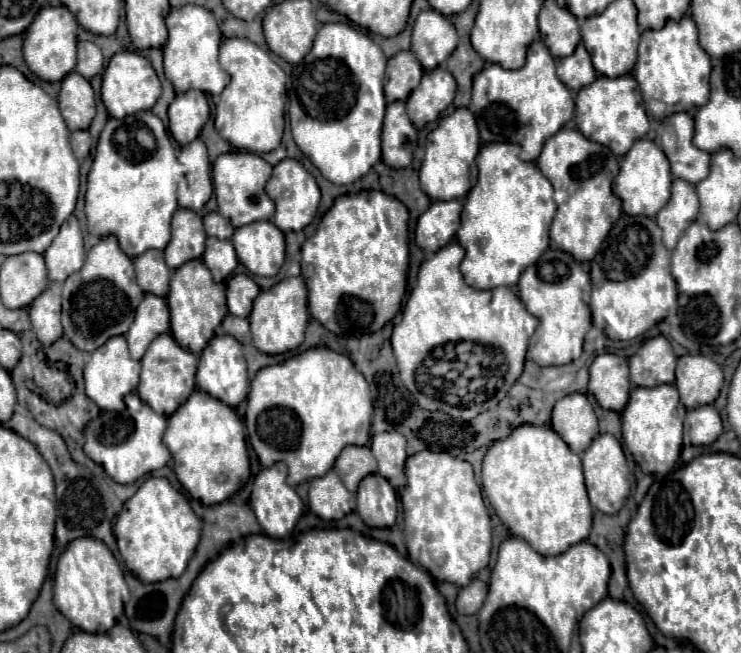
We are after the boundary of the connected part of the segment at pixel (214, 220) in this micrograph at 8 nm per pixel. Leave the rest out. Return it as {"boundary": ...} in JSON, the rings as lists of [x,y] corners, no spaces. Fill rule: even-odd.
{"boundary":[[[217,211],[213,213],[207,213],[203,217],[203,223],[205,223],[205,229],[207,229],[207,235],[213,235],[213,237],[219,237],[219,239],[231,239],[235,227],[231,225],[231,221],[227,221],[227,217],[219,215]]]}

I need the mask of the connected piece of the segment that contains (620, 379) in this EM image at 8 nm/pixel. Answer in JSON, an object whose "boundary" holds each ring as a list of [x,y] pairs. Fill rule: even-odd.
{"boundary":[[[605,353],[595,357],[589,367],[589,393],[595,395],[603,409],[621,413],[629,397],[629,365],[627,359]]]}

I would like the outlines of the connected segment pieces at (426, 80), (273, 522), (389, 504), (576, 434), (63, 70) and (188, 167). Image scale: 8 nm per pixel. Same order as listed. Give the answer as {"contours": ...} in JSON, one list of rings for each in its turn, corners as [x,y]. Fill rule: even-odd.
{"contours":[[[[439,65],[439,69],[431,69],[423,73],[423,81],[407,99],[407,115],[413,125],[421,129],[423,125],[435,121],[451,103],[457,91],[455,77]]],[[[283,461],[275,463],[271,467],[263,467],[259,471],[259,475],[255,477],[251,499],[249,499],[249,503],[251,503],[251,507],[253,507],[255,515],[257,515],[257,521],[265,531],[265,535],[275,537],[275,539],[287,537],[293,531],[293,527],[299,521],[301,511],[303,511],[301,497],[295,493],[293,487],[287,485],[285,479],[287,479],[287,465]]],[[[363,477],[357,489],[357,513],[369,527],[393,527],[397,519],[397,495],[387,479]]],[[[583,393],[559,399],[553,407],[551,425],[575,453],[583,453],[599,433],[597,415]]],[[[43,7],[39,17],[29,25],[27,33],[23,33],[23,57],[27,67],[43,81],[61,81],[67,73],[75,69],[75,51],[77,51],[77,21],[75,15],[63,7]]],[[[195,139],[191,145],[181,147],[179,163],[185,167],[185,181],[177,191],[179,207],[199,211],[213,193],[211,163],[205,143],[201,139]]]]}

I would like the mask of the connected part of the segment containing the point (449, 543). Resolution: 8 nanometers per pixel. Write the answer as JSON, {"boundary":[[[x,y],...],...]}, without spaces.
{"boundary":[[[419,451],[407,457],[407,485],[401,491],[405,515],[405,545],[410,561],[427,569],[437,581],[447,581],[457,587],[467,585],[473,575],[489,565],[491,553],[491,519],[483,503],[481,489],[475,483],[473,467],[449,453]]]}

